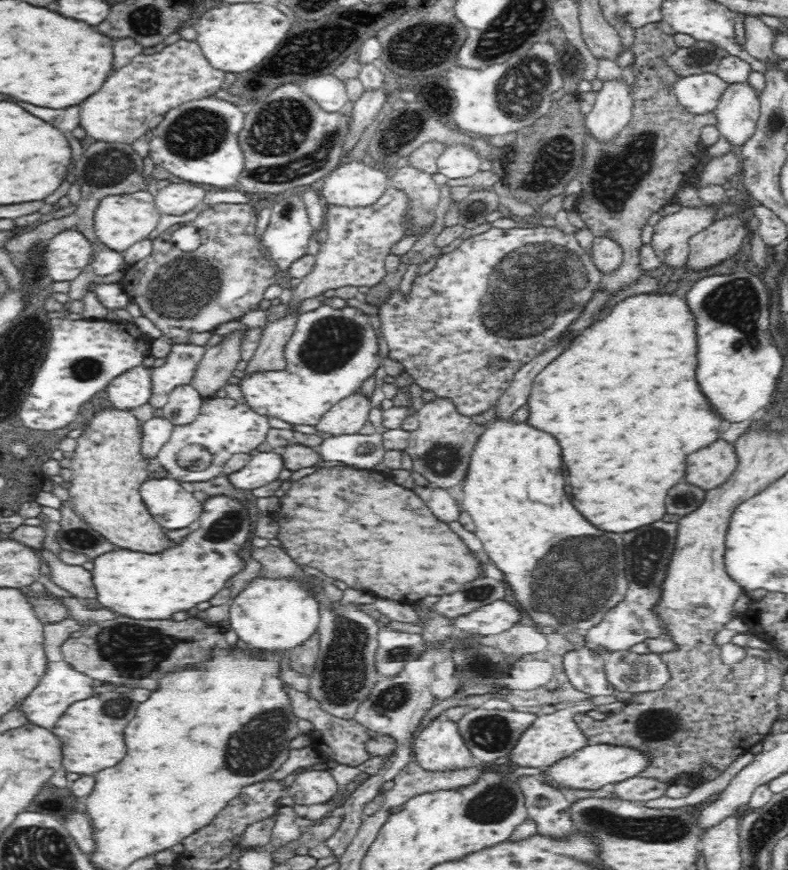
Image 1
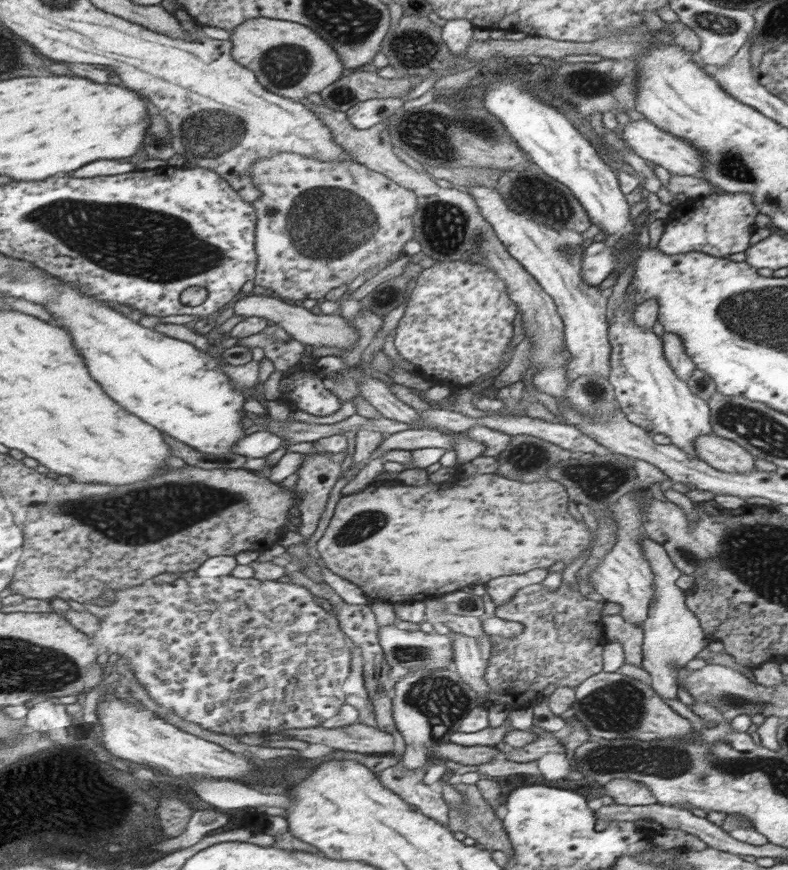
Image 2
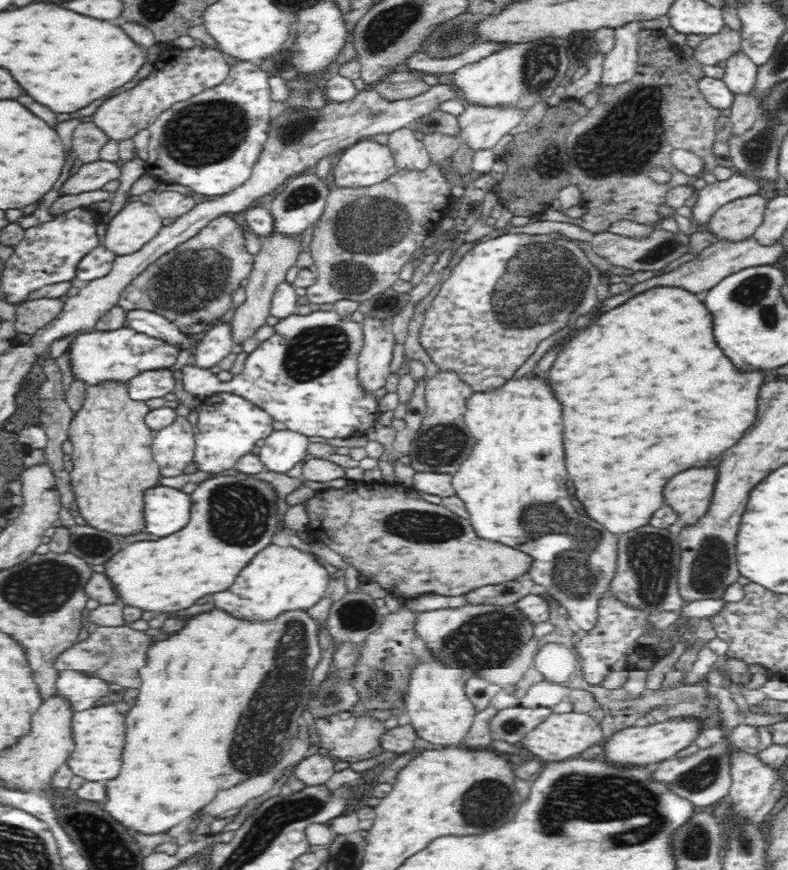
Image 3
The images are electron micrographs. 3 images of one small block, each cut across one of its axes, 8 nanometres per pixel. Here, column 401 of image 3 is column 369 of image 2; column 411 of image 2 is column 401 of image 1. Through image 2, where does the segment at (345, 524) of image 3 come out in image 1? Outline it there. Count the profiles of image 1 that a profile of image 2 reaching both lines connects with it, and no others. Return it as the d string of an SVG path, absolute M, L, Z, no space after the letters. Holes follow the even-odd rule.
M344 466L320 469L294 481L289 486L286 494L280 497L280 510L268 514L268 516L280 525L280 532L276 538L283 544L284 552L288 553L296 564L320 574L325 579L342 580L350 588L373 592L379 598L412 604L420 602L425 596L444 596L444 594L458 592L458 590L462 590L464 584L468 584L468 582L472 582L472 580L476 580L476 578L482 576L480 564L476 562L476 556L472 554L472 550L468 550L468 546L462 541L462 538L458 537L458 534L454 534L448 528L448 524L444 524L444 522L440 522L440 520L434 518L434 514L425 505L422 497L418 496L413 490L404 488L402 485L397 485L388 475L380 471L368 469L354 470Z

